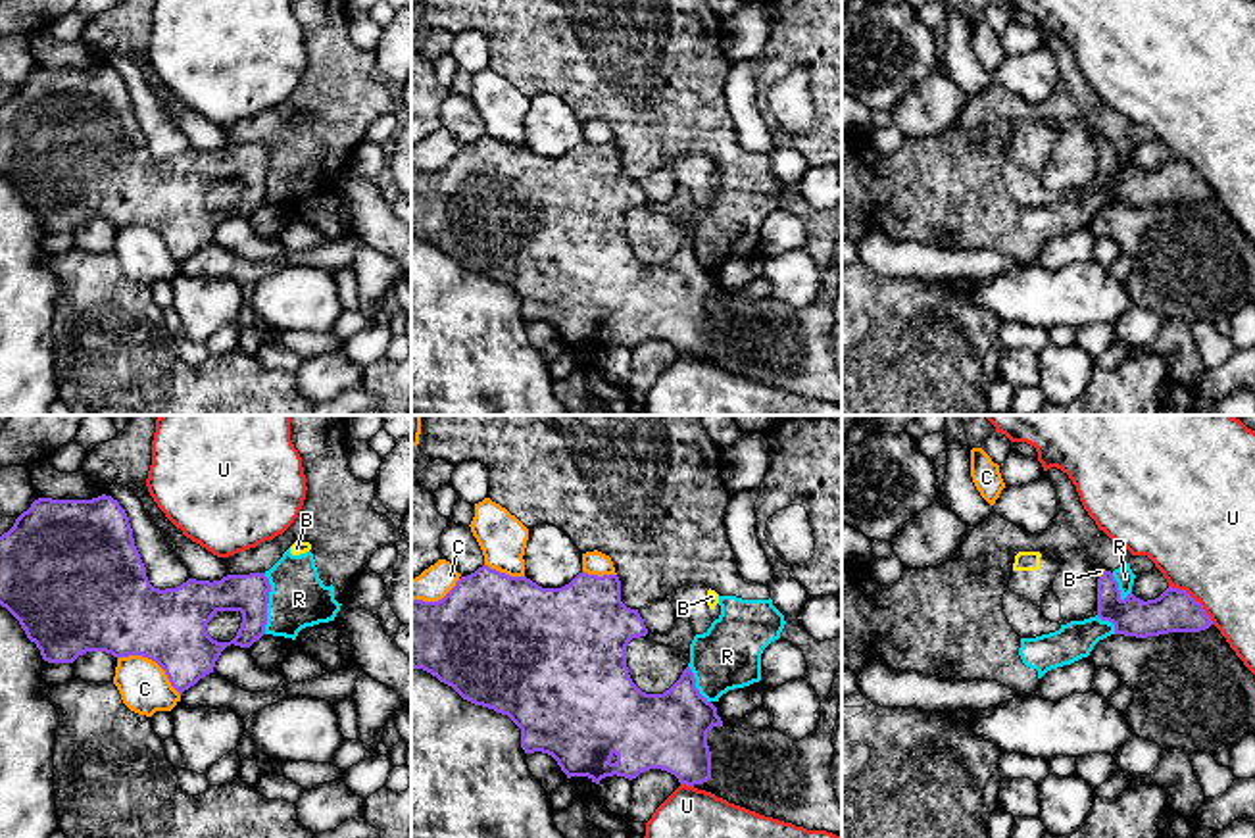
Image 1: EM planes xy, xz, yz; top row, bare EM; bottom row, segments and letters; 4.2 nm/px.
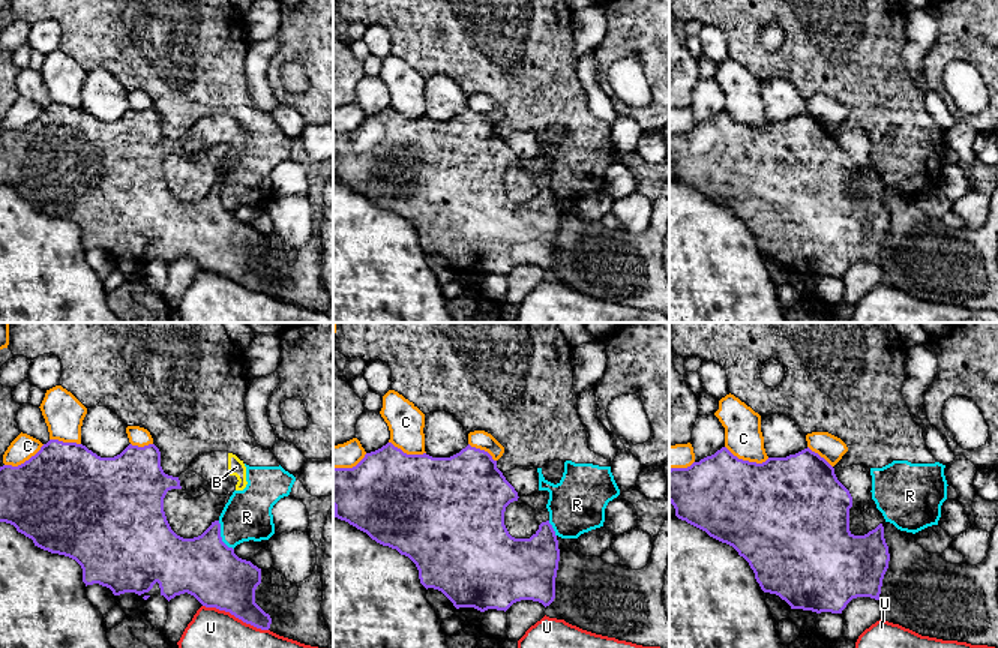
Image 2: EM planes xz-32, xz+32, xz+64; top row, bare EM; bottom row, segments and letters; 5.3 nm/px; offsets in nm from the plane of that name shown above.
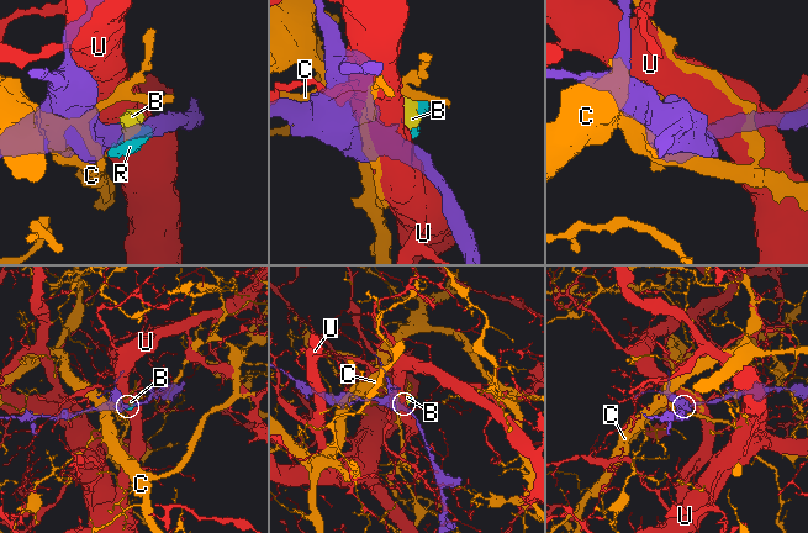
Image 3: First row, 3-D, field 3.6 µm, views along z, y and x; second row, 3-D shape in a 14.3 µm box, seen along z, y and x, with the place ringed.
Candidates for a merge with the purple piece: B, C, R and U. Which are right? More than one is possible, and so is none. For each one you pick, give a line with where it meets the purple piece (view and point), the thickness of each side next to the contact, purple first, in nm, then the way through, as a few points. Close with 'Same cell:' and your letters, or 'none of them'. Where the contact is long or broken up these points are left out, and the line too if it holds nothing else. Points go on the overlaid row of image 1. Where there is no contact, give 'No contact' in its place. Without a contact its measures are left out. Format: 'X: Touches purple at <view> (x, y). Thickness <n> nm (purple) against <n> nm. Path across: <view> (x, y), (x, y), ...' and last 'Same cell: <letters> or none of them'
B: Touches purple at yz (1104, 573). Thickness 160 nm (purple) against 20 nm. Path across: yz (1132, 617), (1107, 594), (1104, 573), (1100, 571)
Same cell: B

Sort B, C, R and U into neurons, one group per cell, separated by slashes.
B / C / R / U

